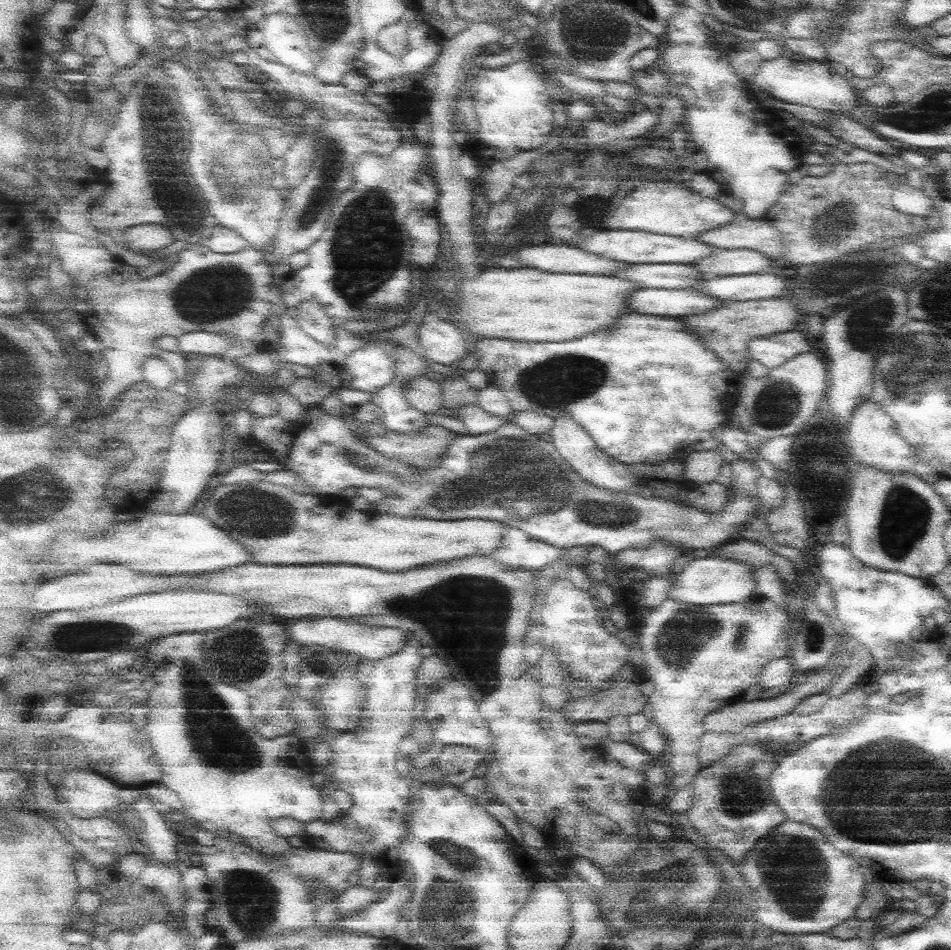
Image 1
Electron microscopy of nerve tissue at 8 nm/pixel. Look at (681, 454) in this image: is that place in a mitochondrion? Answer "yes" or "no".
no

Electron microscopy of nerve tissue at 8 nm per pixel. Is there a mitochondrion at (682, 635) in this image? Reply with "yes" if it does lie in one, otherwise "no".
yes

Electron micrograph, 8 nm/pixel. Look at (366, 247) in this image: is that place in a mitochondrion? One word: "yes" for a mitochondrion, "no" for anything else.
yes

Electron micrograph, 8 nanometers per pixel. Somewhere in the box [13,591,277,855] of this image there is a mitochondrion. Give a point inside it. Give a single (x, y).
(218, 737)

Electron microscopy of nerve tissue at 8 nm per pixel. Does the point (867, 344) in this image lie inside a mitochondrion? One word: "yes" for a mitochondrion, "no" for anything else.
yes

